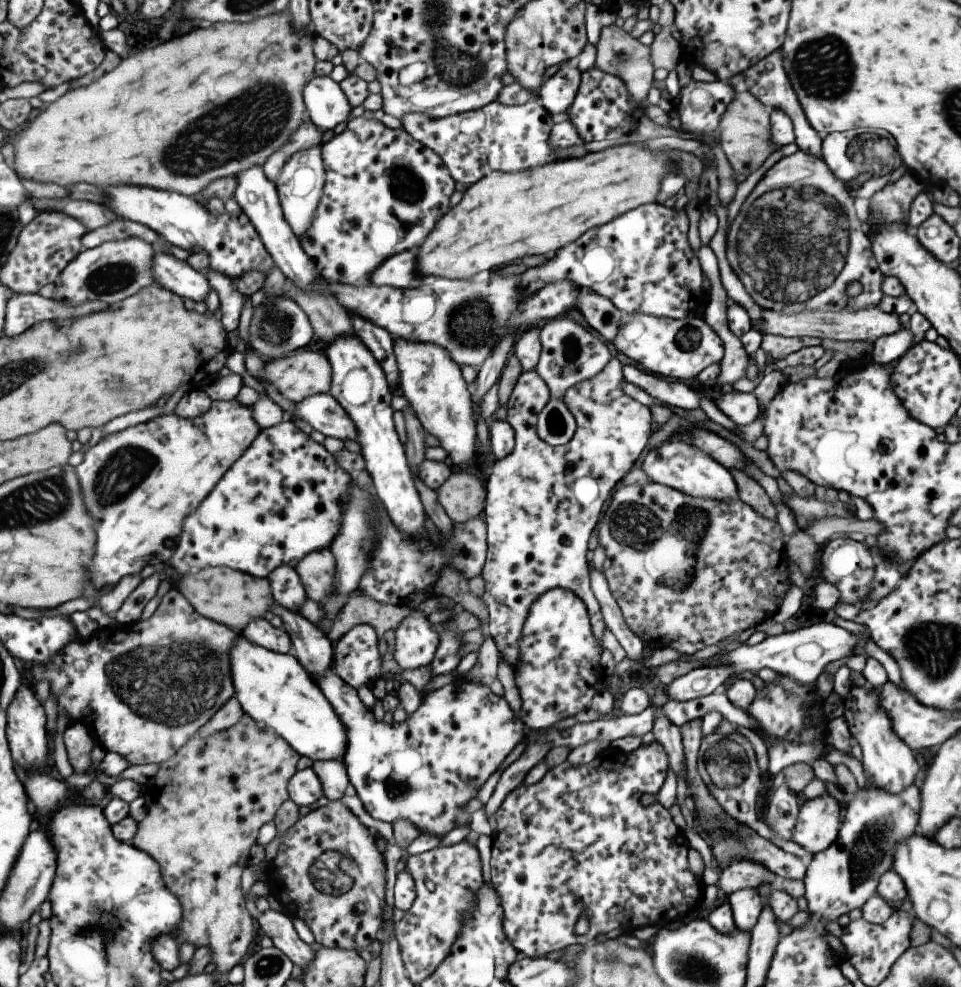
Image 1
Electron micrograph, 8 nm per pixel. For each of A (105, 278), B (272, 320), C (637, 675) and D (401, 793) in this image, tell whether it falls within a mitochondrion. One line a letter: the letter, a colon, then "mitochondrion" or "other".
A: mitochondrion
B: mitochondrion
C: other
D: mitochondrion

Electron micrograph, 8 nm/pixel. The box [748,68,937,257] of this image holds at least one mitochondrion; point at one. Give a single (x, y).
(869, 155)

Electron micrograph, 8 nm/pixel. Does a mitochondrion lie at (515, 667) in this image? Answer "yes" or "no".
no

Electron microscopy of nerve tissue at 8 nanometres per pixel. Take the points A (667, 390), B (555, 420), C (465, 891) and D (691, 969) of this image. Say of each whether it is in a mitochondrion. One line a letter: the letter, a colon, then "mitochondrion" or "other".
A: other
B: mitochondrion
C: mitochondrion
D: mitochondrion

